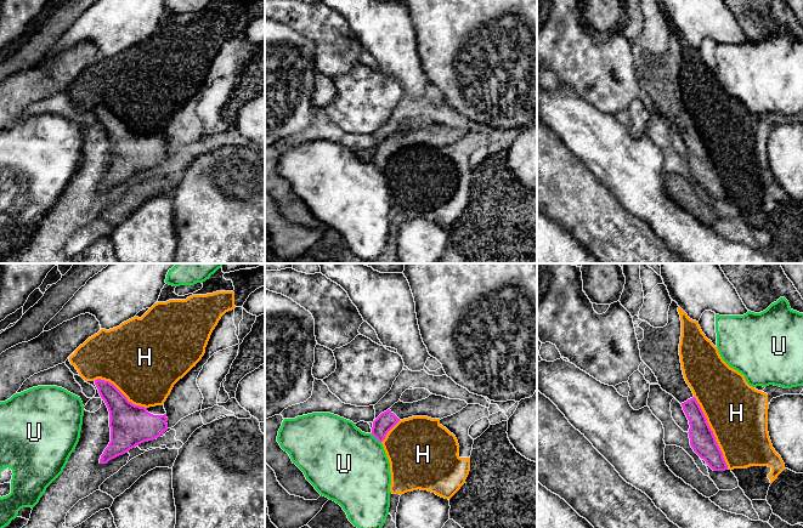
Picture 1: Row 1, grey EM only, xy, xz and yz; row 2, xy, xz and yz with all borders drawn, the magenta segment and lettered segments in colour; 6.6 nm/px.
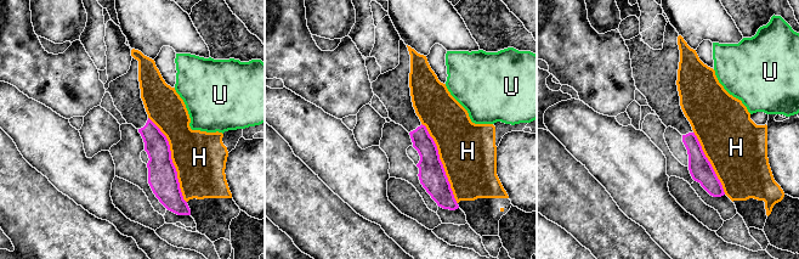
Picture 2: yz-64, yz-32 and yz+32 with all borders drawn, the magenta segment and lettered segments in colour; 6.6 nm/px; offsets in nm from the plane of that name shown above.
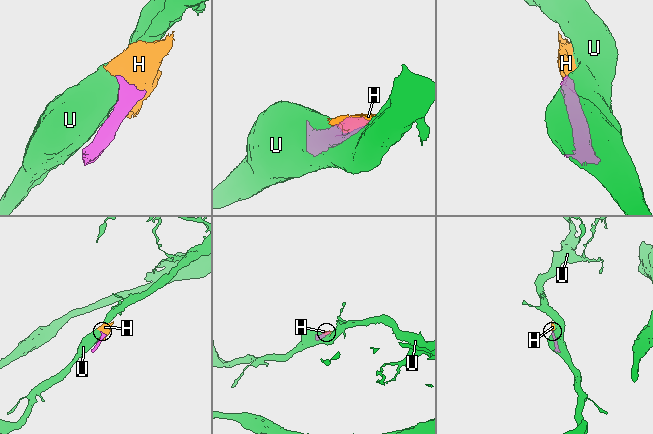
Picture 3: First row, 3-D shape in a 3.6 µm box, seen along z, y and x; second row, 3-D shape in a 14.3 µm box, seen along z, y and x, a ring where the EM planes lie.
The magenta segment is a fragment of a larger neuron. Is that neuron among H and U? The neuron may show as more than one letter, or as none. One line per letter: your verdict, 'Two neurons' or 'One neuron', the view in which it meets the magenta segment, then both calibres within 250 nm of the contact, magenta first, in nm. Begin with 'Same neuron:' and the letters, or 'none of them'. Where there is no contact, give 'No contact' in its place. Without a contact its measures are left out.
Same neuron: none of them
H: Two neurons. Touches magenta in yz. Thickness 170 nm (magenta) against 400 nm
U: Two neurons. Touches magenta in xz. Thickness 120 nm (magenta) against 480 nm

